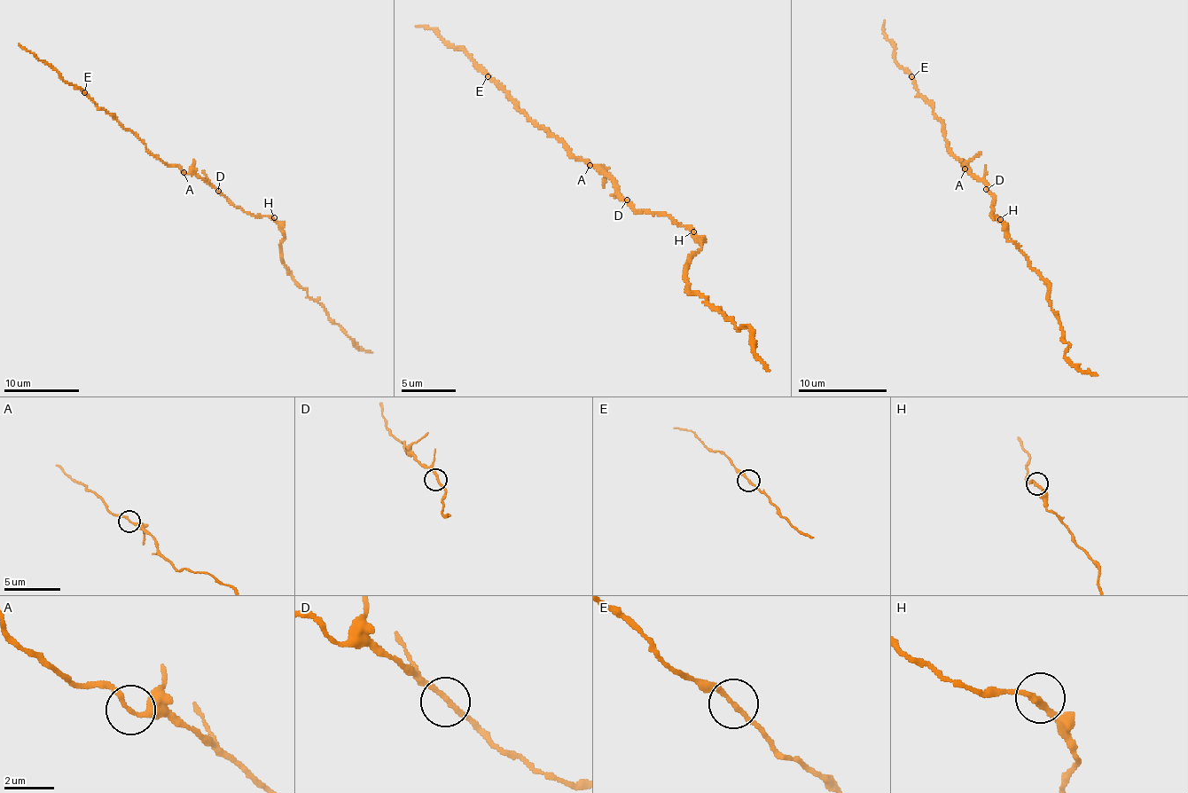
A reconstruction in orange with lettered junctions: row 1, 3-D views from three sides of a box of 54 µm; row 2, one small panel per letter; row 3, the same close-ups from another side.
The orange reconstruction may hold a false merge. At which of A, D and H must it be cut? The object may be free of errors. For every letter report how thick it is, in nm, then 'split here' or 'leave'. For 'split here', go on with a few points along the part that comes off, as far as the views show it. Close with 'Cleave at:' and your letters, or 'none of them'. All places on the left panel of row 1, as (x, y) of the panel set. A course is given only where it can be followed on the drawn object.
A: 200 nm thick; leave
D: 200 nm thick; leave
H: 220 nm thick; leave
Cleave at: none of them

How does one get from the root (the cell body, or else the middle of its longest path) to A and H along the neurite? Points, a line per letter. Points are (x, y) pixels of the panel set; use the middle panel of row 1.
A: (627, 202), (607, 176), (590, 165)
H: (627, 202), (635, 210), (663, 213), (693, 231)

